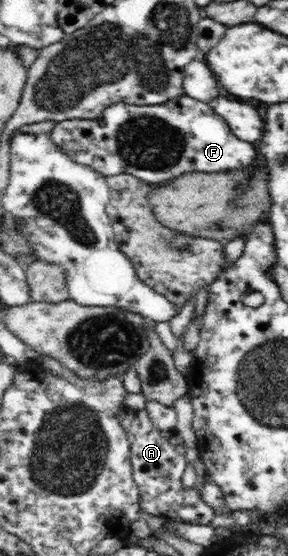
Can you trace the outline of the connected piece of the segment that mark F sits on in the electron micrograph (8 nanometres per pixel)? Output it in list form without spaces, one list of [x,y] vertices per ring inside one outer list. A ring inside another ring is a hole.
[[[188,95],[154,106],[112,103],[94,120],[57,122],[50,133],[56,146],[104,177],[131,175],[152,186],[189,173],[232,173],[252,166],[259,156],[255,143],[238,138],[207,103]]]

